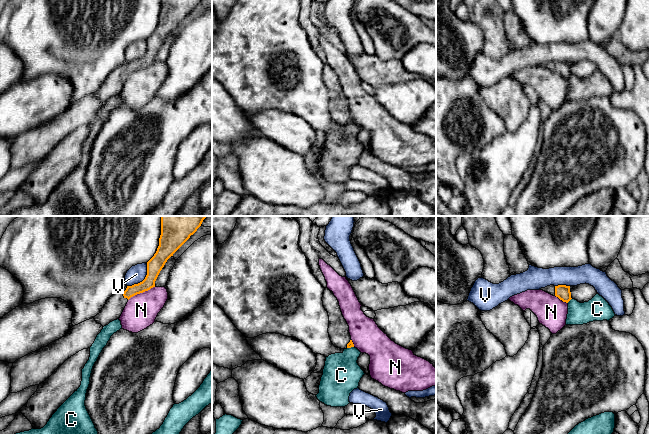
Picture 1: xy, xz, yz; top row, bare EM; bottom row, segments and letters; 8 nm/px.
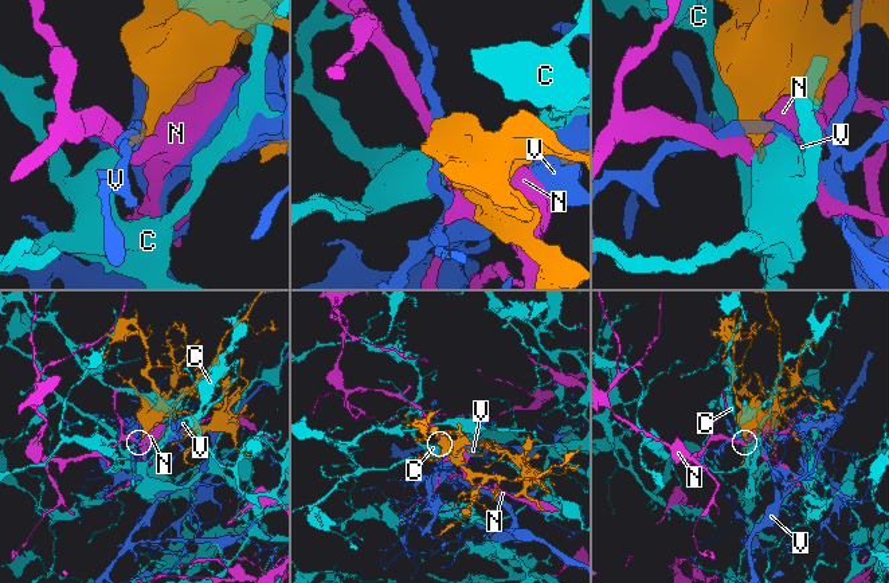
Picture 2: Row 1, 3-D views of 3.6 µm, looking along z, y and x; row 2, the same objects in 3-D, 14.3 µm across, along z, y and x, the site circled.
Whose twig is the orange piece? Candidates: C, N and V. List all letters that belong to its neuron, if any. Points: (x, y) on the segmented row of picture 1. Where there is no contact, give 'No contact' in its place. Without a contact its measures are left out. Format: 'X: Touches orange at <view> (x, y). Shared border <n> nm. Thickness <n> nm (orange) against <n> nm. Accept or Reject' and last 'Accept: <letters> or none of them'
C: Touches orange at yz (569, 300). Shared border 50 nm. Thickness 110 nm (orange) against 190 nm. Reject
N: Touches orange at xy (141, 292). Shared border 260 nm. Thickness 120 nm (orange) against 260 nm. Reject
V: Touches orange at xy (143, 280). Shared border 240 nm. Thickness 120 nm (orange) against 140 nm. Reject
Accept: none of them

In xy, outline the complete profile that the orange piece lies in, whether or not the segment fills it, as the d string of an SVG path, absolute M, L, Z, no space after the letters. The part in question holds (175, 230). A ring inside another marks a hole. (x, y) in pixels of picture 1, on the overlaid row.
M160 216L161 235L154 256L147 262L145 279L118 290L94 319L103 327L120 318L128 300L155 287L155 281L167 260L193 235L207 216Z

